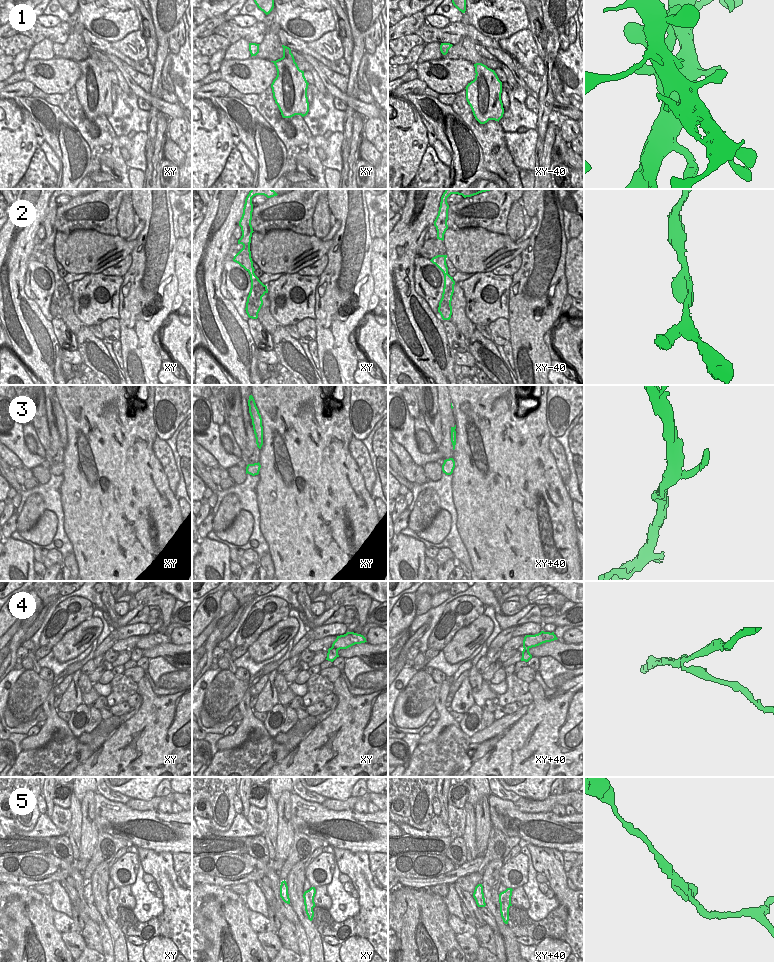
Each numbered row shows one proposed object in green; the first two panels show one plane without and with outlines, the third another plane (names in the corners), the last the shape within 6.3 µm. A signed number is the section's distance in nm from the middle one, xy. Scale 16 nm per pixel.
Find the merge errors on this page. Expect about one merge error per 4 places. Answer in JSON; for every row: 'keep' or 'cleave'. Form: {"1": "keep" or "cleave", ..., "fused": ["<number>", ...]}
{"1": "keep", "2": "keep", "3": "keep", "4": "cleave", "5": "keep", "fused": ["4"]}

